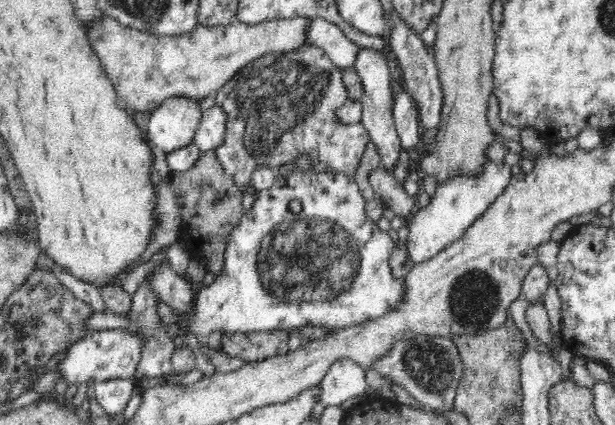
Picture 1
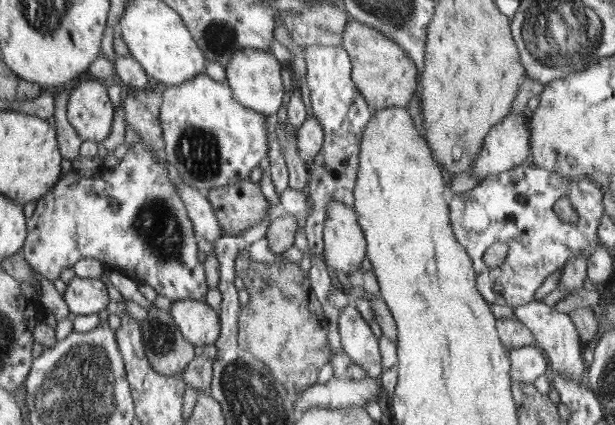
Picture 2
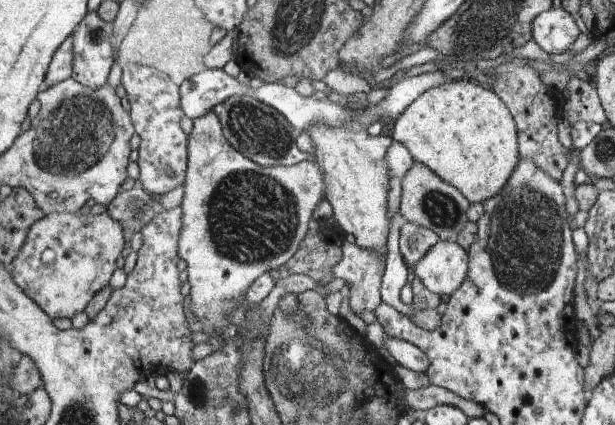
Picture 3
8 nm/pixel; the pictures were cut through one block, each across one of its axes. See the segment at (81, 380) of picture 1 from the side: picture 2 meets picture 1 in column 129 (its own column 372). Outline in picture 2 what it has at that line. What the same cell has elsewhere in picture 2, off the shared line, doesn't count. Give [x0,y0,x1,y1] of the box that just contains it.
[338,301,383,379]

